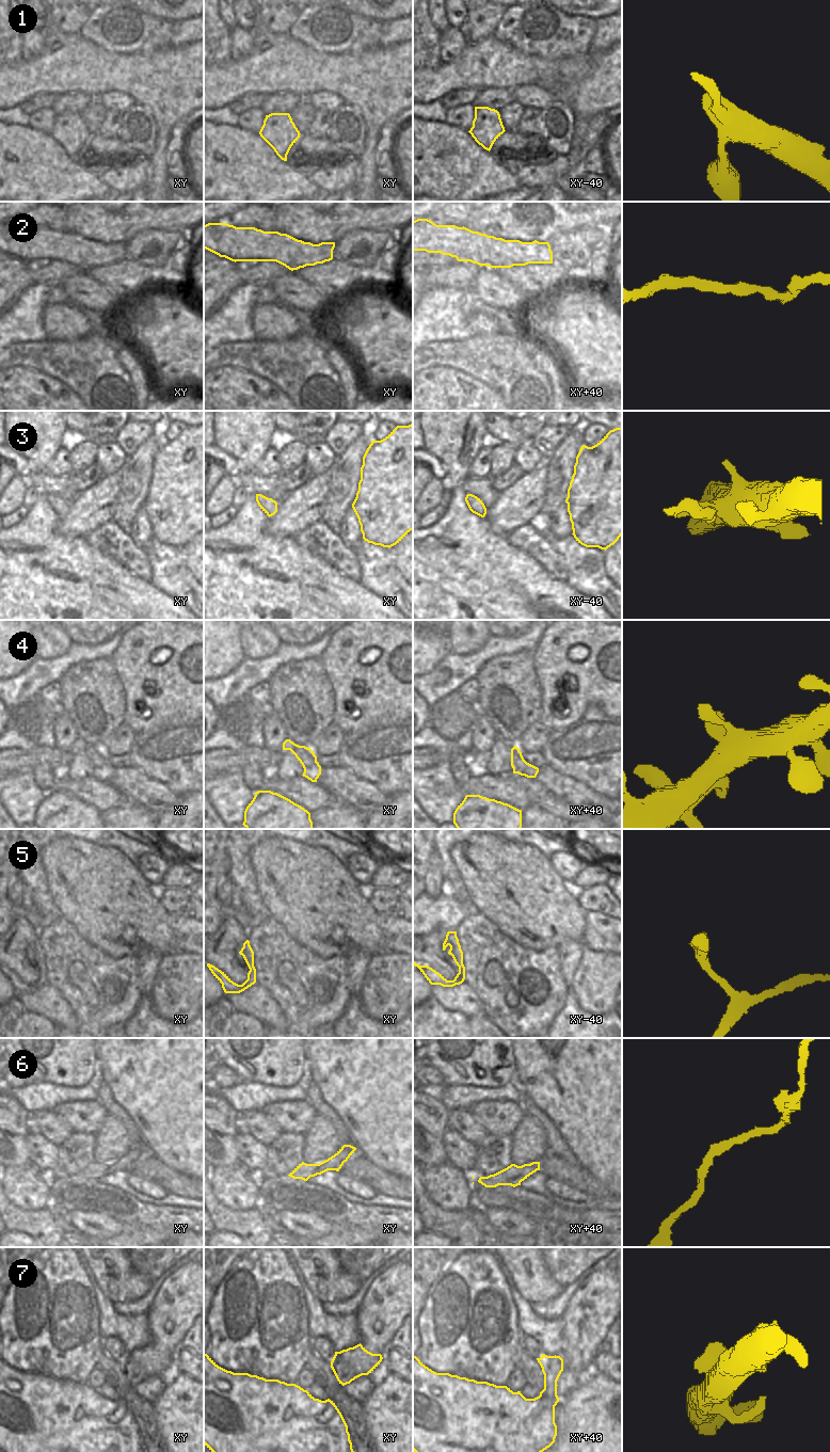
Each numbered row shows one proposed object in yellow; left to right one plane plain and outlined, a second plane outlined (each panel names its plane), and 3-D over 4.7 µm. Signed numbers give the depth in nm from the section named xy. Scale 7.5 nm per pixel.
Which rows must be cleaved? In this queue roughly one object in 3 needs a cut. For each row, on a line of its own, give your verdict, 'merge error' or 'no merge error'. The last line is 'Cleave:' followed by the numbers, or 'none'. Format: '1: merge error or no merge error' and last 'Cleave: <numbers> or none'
1: merge error
2: no merge error
3: no merge error
4: no merge error
5: no merge error
6: no merge error
7: no merge error
Cleave: 1

